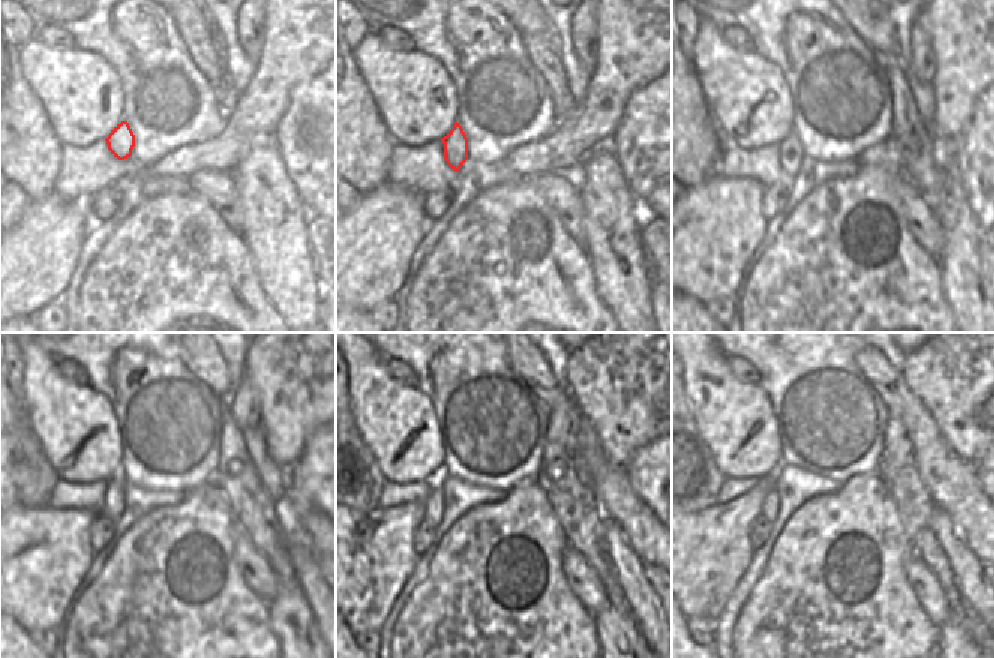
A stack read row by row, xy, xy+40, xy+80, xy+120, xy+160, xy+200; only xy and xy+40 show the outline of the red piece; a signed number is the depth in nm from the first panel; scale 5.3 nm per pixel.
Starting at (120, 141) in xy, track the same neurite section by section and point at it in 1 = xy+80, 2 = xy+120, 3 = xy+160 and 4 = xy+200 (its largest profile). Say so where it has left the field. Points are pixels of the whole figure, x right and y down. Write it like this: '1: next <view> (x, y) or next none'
1: next xy+80 (790, 152)
2: next xy+120 (116, 493)
3: next xy+160 (434, 513)
4: next xy+200 (771, 504)

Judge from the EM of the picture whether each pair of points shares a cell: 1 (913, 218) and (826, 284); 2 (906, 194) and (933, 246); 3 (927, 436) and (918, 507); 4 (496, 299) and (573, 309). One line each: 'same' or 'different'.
1: different
2: same
3: different
4: same

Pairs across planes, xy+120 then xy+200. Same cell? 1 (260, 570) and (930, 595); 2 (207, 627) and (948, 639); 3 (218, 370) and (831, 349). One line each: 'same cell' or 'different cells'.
1: same cell
2: different cells
3: different cells

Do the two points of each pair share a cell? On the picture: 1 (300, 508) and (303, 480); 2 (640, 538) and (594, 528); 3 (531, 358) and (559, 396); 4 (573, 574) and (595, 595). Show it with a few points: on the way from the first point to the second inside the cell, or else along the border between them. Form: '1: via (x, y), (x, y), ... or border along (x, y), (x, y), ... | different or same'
1: border along (287, 472), (288, 481), (320, 511) | different
2: border along (591, 484), (592, 493), (606, 517) | different
3: via (534, 367), (550, 387) | same
4: via (579, 579), (589, 589) | same

